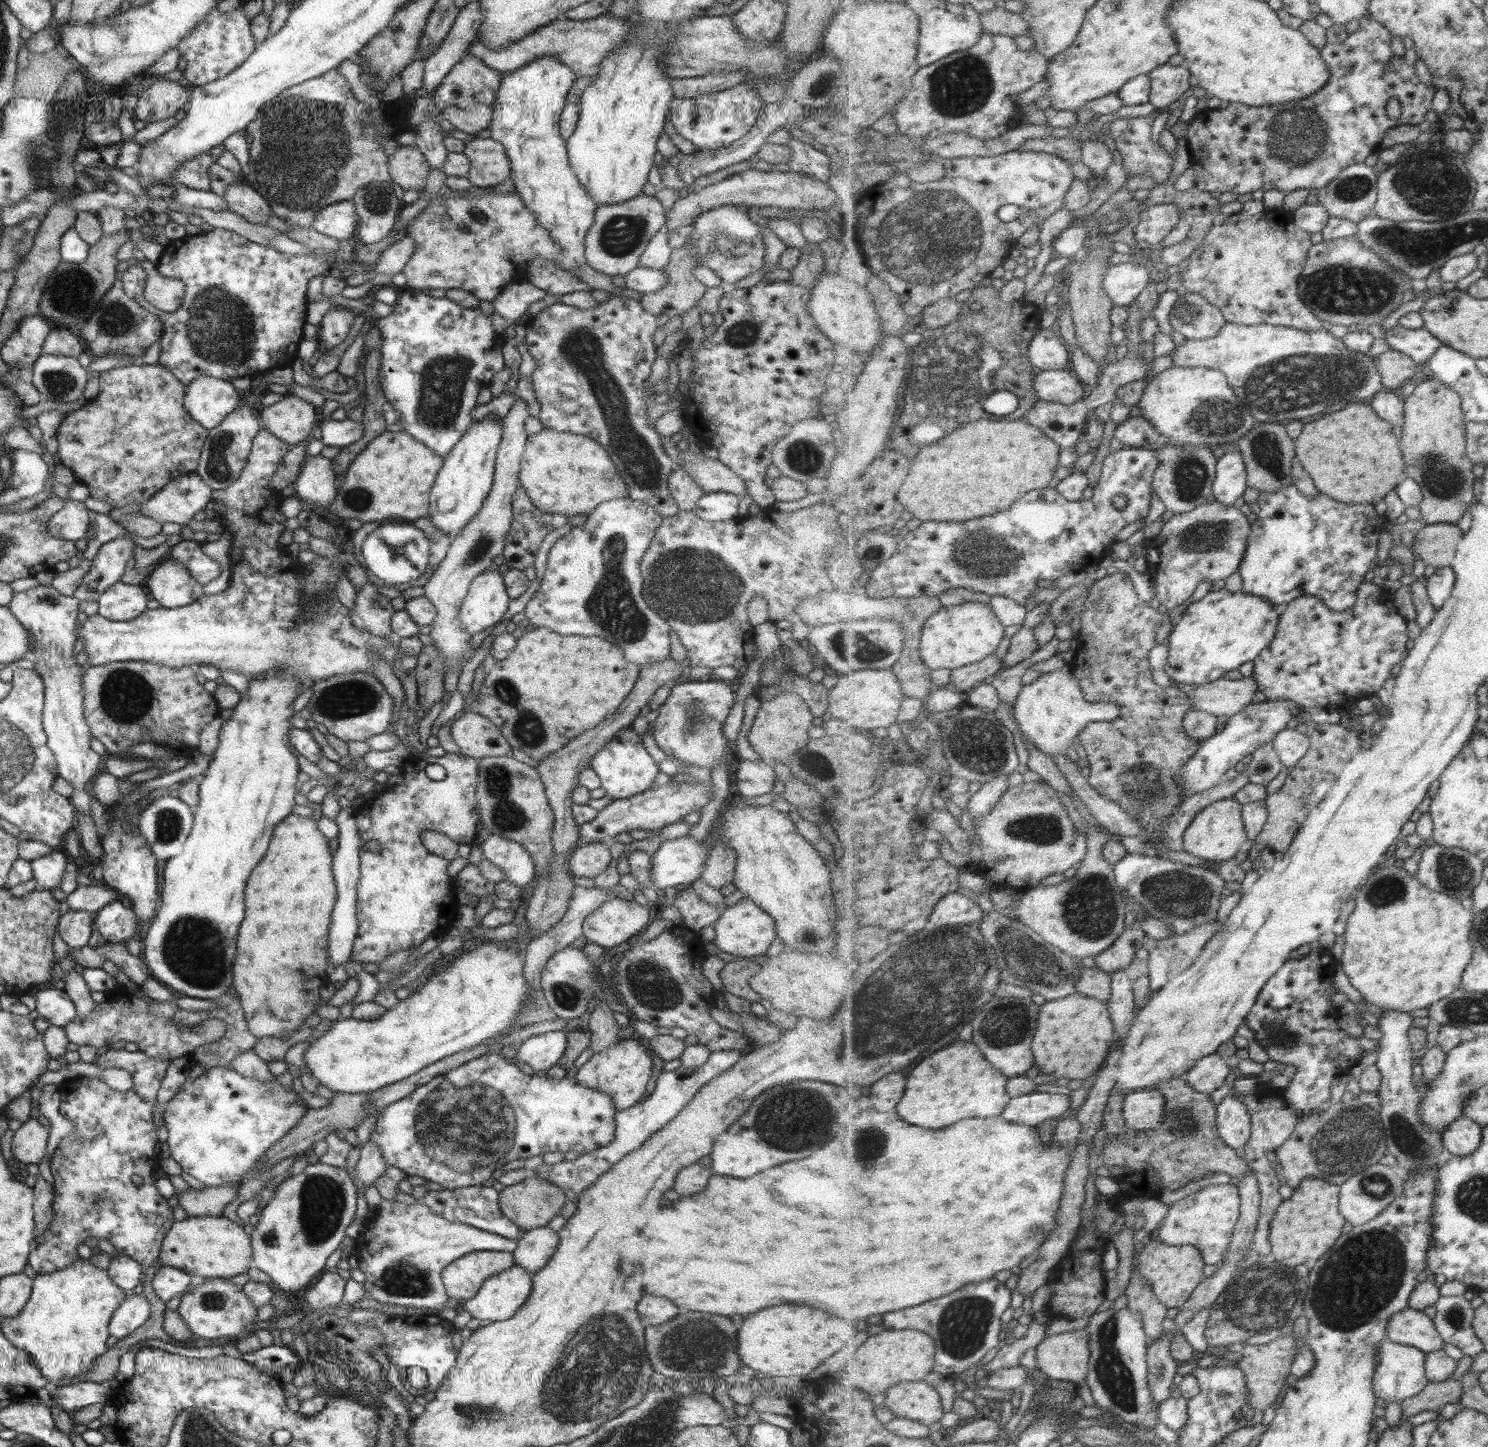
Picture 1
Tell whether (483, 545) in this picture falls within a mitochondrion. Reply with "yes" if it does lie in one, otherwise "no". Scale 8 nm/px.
yes

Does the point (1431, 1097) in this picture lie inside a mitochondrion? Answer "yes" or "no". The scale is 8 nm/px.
no

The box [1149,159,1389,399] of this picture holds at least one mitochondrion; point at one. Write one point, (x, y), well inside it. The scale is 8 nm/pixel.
(1352, 188)

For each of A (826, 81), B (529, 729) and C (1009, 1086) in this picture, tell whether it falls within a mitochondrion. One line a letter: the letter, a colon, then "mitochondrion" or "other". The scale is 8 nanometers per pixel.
A: mitochondrion
B: mitochondrion
C: other

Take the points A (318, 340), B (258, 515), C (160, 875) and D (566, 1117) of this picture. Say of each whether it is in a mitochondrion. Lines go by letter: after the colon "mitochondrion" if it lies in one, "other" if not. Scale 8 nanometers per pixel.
A: other
B: other
C: other
D: other

